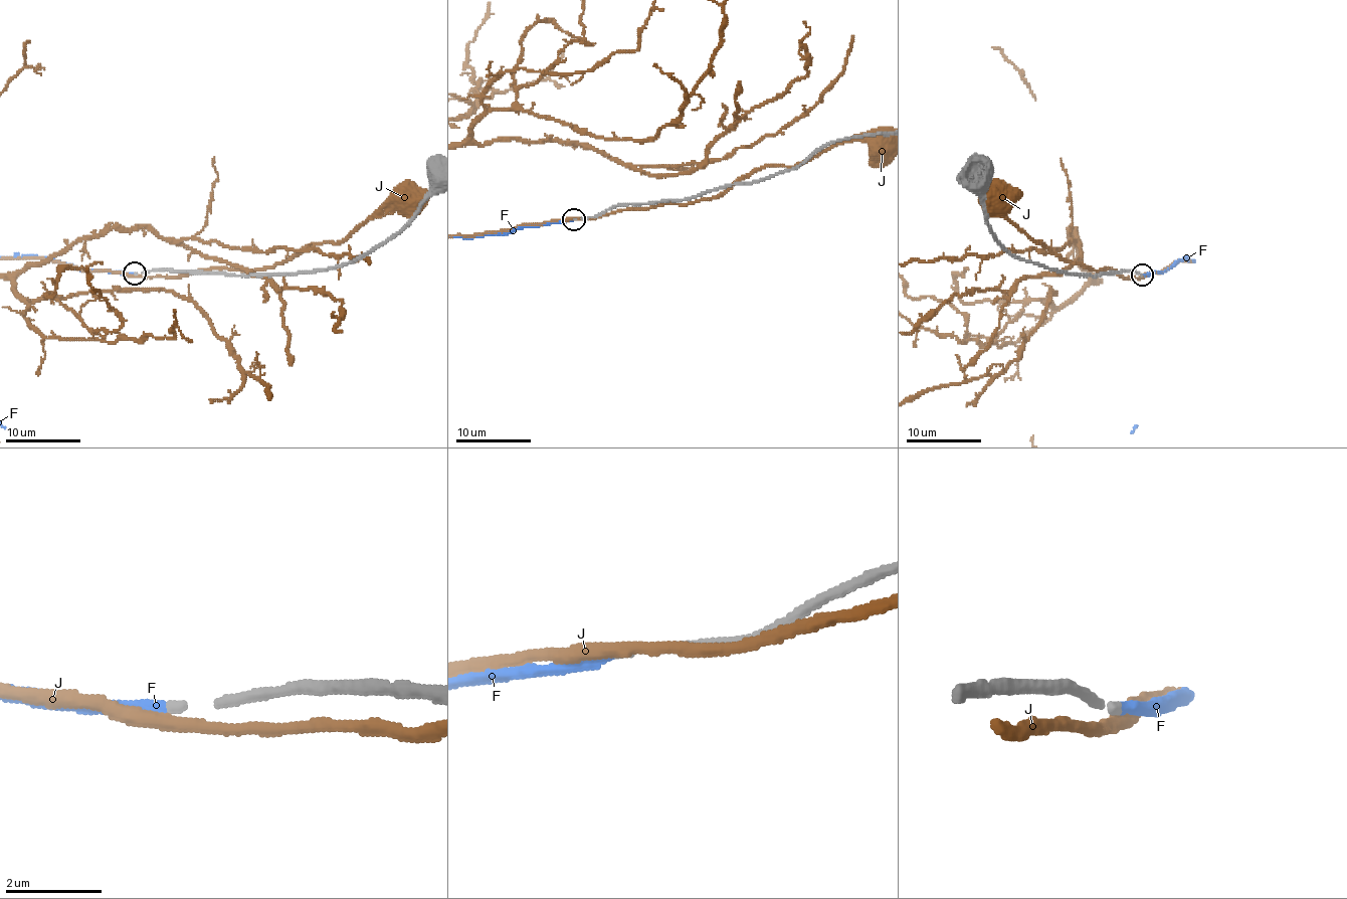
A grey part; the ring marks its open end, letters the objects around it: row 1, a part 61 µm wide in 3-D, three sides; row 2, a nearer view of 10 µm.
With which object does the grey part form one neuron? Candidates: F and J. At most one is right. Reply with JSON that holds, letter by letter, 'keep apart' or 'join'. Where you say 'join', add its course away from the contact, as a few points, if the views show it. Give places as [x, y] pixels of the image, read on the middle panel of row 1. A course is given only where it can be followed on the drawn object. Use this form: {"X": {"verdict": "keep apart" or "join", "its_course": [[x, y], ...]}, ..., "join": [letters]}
{"F": {"verdict": "join"}, "J": {"verdict": "keep apart"}, "join": ["F"]}

